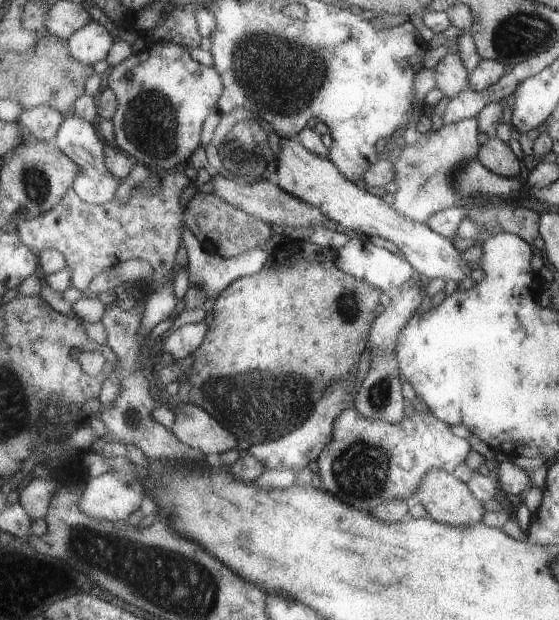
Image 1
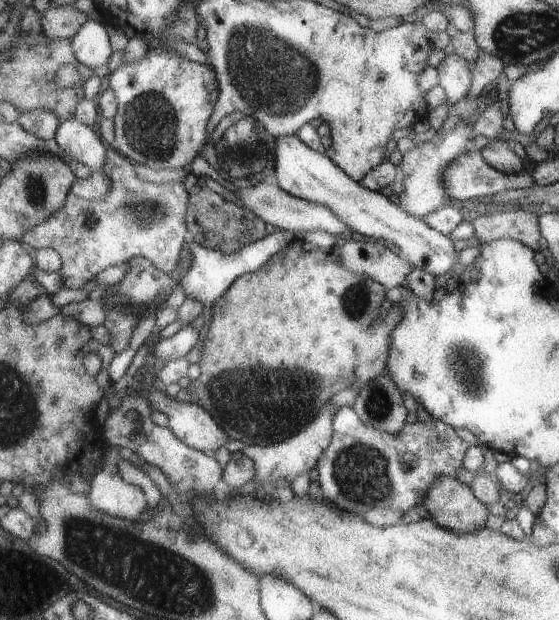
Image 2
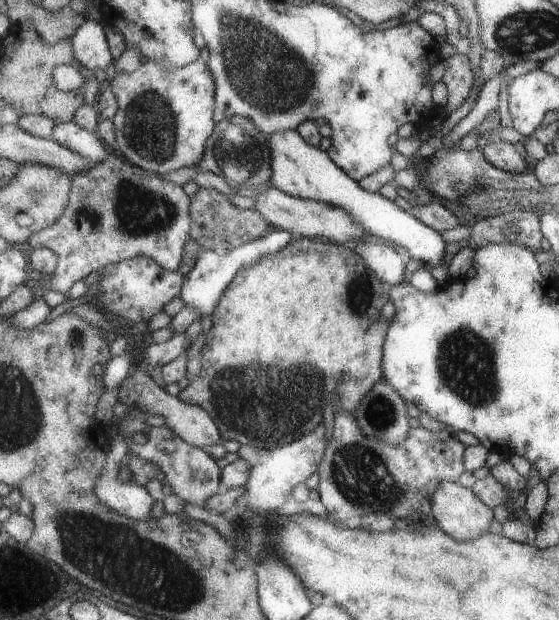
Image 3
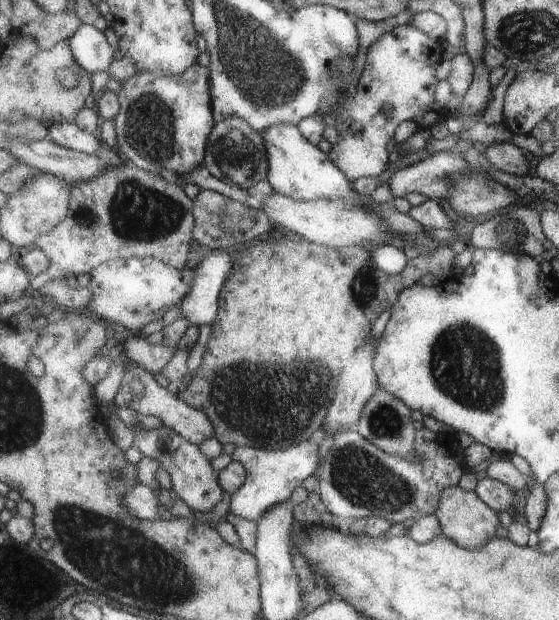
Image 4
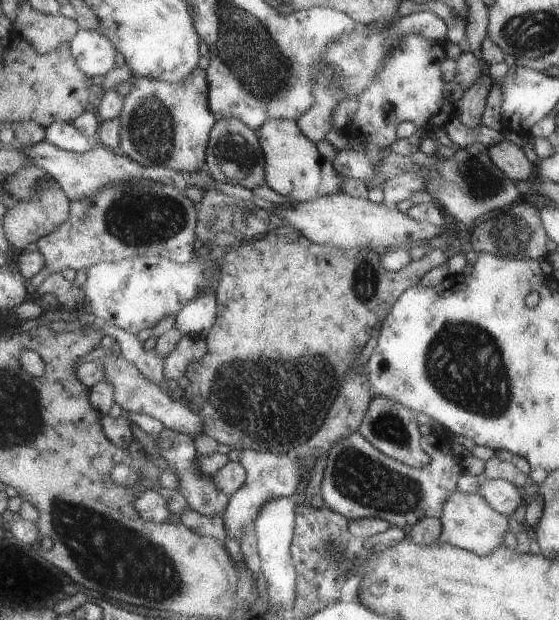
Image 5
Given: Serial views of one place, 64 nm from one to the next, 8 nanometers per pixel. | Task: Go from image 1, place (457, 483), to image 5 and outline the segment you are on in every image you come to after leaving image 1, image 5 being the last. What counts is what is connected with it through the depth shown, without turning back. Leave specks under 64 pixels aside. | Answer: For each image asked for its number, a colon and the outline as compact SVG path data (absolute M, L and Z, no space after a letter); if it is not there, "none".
2: M437 476L437 484L425 496L425 510L439 526L465 532L477 532L489 524L489 508L477 500L473 488L453 476Z
3: M445 480L437 492L433 492L433 518L437 522L437 528L443 532L457 536L459 540L473 540L479 536L485 536L491 530L491 524L495 522L493 508L485 504L473 488L465 488L459 482Z
4: M461 486L445 490L437 516L443 526L443 536L455 540L459 546L469 550L481 550L483 546L487 546L493 538L497 538L497 526L501 526L499 512L491 508L485 500L481 500L477 492L467 492Z
5: M453 492L449 500L445 502L445 512L441 516L443 522L443 534L437 540L437 546L441 544L453 544L461 550L475 552L477 556L489 556L497 552L503 546L505 534L509 530L509 516L495 510L489 500L485 500L481 494L463 494Z

